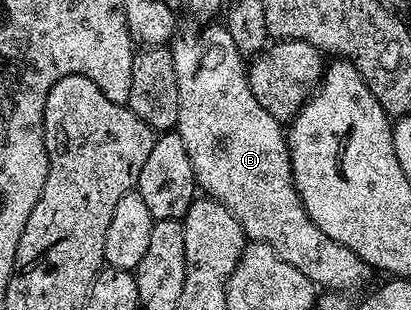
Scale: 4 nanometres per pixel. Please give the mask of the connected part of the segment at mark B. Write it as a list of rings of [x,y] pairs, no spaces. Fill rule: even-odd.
[[[206,25],[203,31],[186,31],[183,30],[178,38],[172,43],[174,53],[174,64],[176,65],[176,77],[178,78],[178,100],[180,101],[180,113],[178,114],[178,126],[176,134],[184,141],[184,149],[188,149],[188,161],[192,161],[192,169],[194,170],[194,181],[199,188],[202,187],[207,196],[222,203],[224,209],[228,209],[228,213],[232,213],[232,217],[236,217],[236,221],[240,221],[240,225],[244,229],[247,240],[255,243],[263,243],[272,248],[280,258],[288,261],[288,265],[292,265],[296,269],[300,269],[300,273],[304,273],[304,277],[308,277],[319,288],[329,289],[331,292],[350,293],[353,287],[358,287],[366,279],[368,268],[364,260],[356,253],[352,253],[352,249],[348,249],[344,245],[340,245],[340,241],[332,241],[332,237],[328,237],[318,228],[312,221],[312,217],[308,217],[308,213],[304,209],[304,205],[298,196],[298,190],[294,187],[294,178],[292,177],[292,165],[290,164],[290,150],[286,144],[287,132],[284,130],[283,124],[272,117],[272,113],[268,113],[268,109],[263,109],[260,101],[256,101],[256,97],[252,97],[252,89],[246,80],[248,70],[247,64],[244,62],[244,56],[240,53],[240,49],[236,49],[236,41],[232,41],[232,33],[228,33],[225,25],[218,27],[210,27],[214,25]]]

